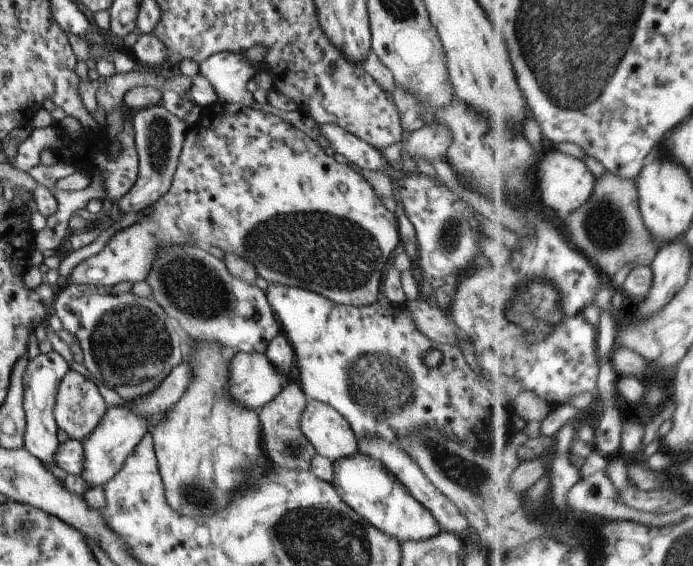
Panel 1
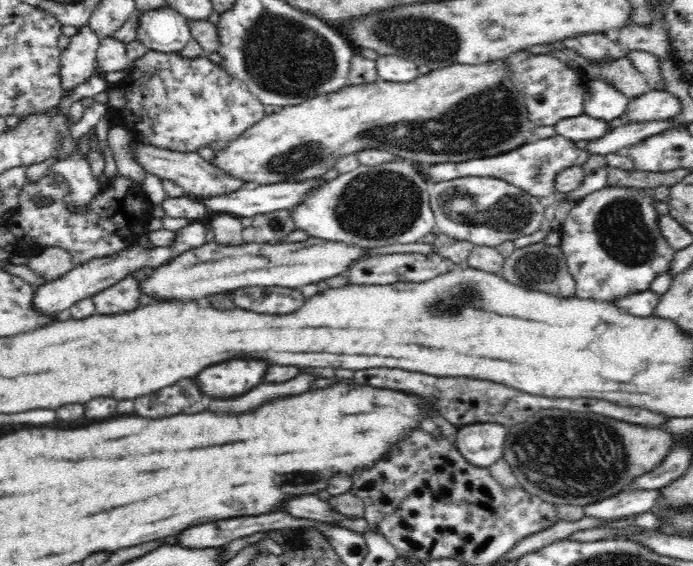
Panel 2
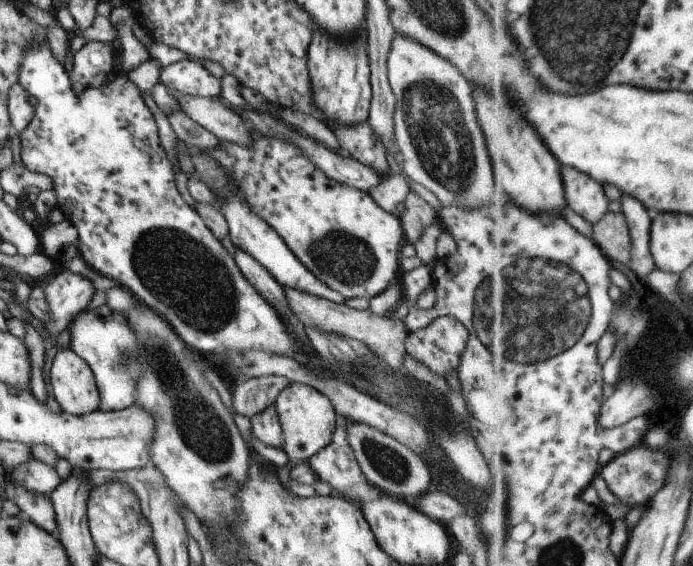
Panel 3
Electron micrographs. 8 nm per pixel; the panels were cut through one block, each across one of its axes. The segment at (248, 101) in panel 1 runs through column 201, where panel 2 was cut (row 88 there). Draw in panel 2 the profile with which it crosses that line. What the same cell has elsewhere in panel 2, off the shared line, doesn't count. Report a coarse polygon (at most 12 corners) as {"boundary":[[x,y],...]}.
{"boundary":[[88,26],[60,58],[63,93],[98,73],[102,38]]}

